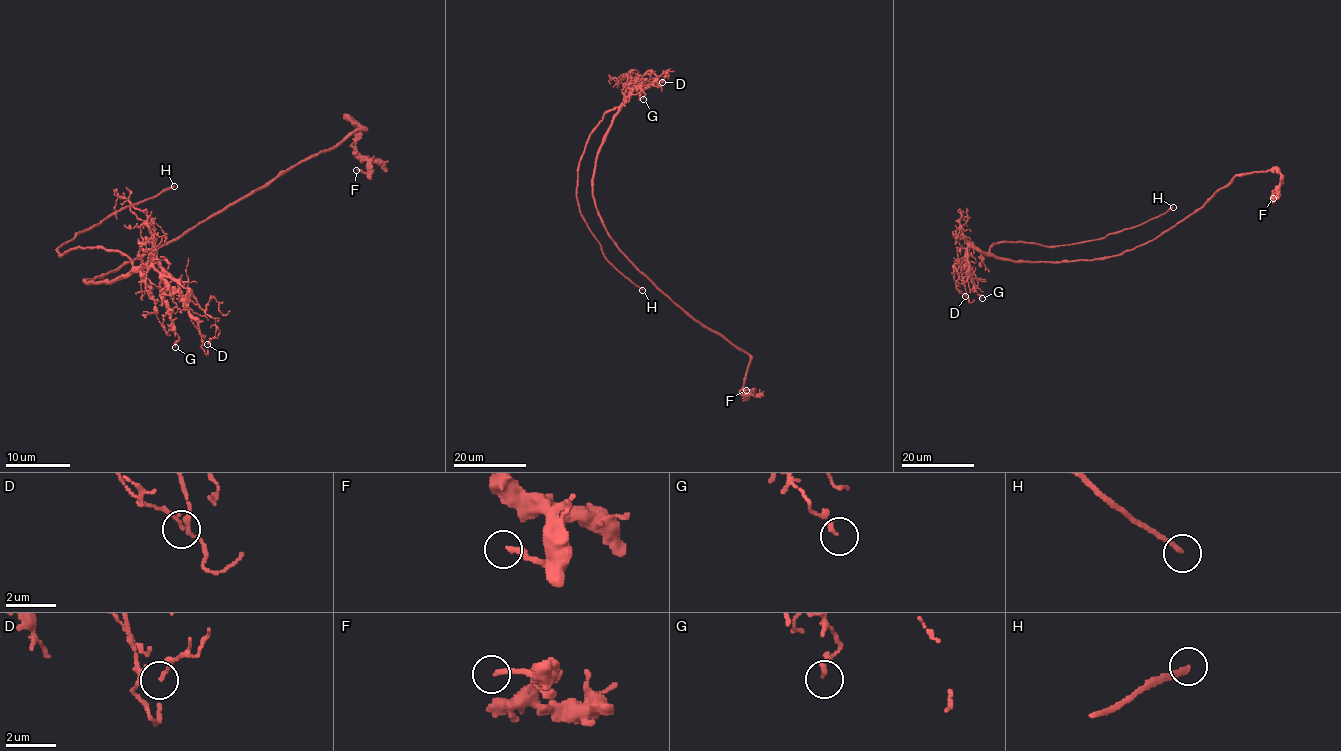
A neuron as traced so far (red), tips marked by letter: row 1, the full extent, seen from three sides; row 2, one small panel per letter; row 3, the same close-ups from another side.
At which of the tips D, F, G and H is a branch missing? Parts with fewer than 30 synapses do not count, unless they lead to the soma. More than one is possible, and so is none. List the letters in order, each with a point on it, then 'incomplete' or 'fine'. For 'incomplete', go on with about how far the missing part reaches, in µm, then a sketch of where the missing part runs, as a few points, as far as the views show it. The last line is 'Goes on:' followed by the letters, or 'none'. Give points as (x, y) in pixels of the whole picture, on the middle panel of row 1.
D: at (662, 82); fine
F: at (746, 390); fine
G: at (643, 99); fine
H: at (642, 290); incomplete; about 80 µm are missing; missing branch runs (642, 290), (683, 320), (718, 355), (715, 380), (726, 418), (717, 434), (724, 454)
Goes on: H

